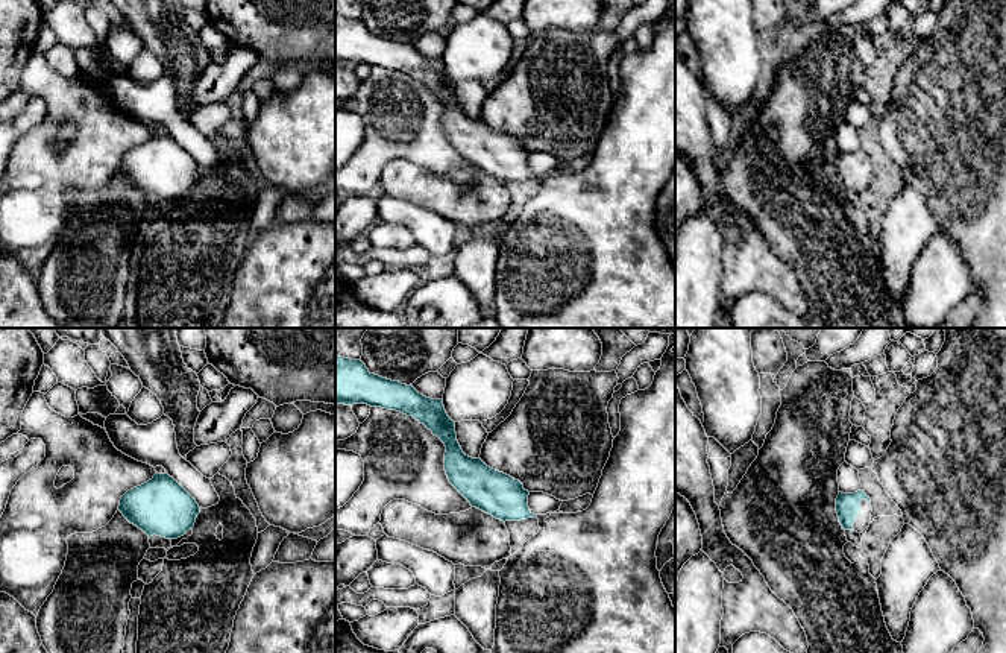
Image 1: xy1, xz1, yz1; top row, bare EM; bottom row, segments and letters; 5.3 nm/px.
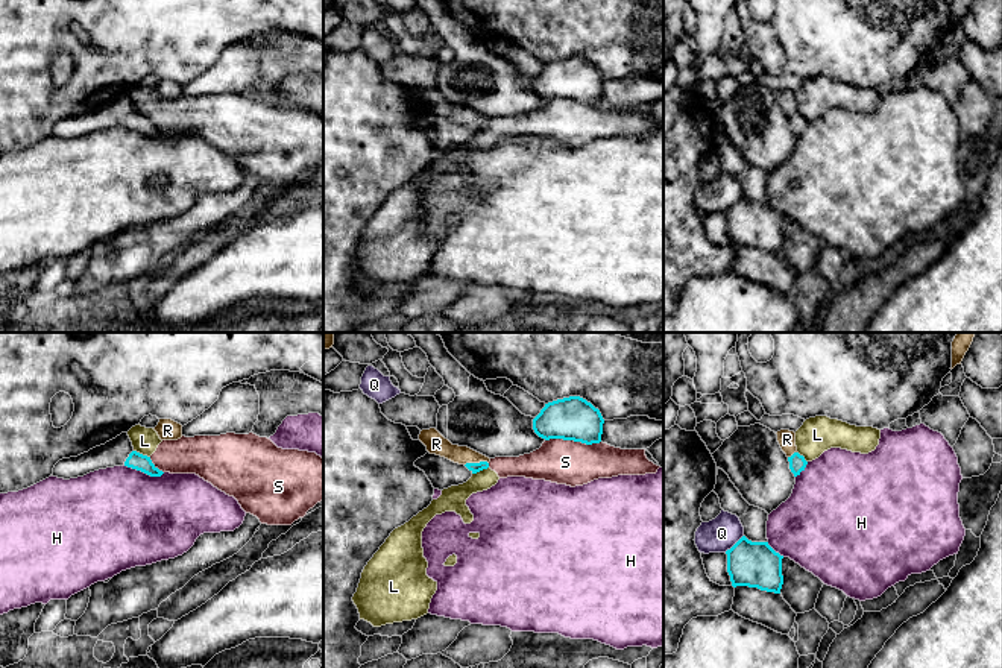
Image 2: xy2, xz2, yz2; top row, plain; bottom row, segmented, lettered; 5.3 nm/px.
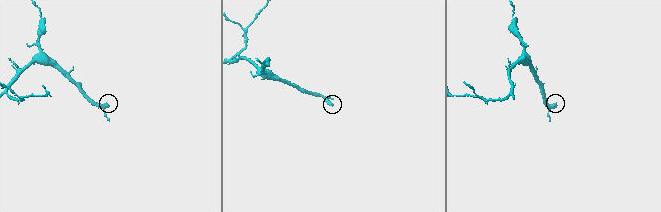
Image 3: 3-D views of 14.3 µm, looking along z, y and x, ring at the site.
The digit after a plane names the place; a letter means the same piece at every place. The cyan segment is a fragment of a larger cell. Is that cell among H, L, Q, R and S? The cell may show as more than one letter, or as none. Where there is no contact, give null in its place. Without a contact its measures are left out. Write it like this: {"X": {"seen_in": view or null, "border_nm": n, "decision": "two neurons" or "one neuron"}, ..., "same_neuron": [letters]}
{"H": {"seen_in": "xy2", "border_nm": 220, "decision": "two neurons"}, "L": {"seen_in": "xy2", "border_nm": 100, "decision": "two neurons"}, "Q": {"seen_in": "yz2", "border_nm": 140, "decision": "two neurons"}, "R": {"seen_in": "xz2", "border_nm": 130, "decision": "two neurons"}, "S": {"seen_in": "xz2", "border_nm": 300, "decision": "two neurons"}, "same_neuron": []}

